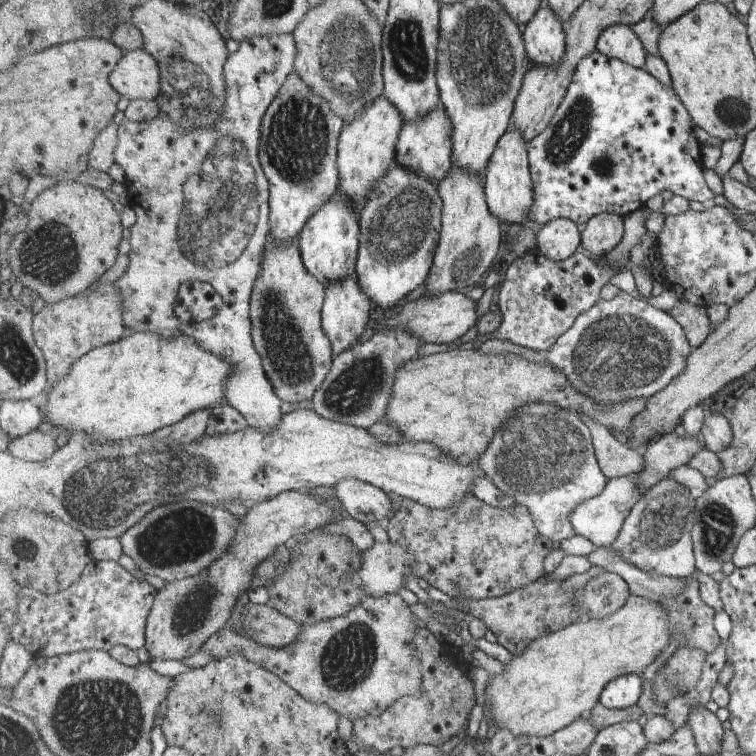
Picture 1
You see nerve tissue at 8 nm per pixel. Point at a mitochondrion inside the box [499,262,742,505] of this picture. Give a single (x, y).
(620, 350)

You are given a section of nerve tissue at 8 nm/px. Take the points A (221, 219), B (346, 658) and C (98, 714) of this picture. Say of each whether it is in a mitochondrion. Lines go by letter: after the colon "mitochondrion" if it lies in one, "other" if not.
A: mitochondrion
B: mitochondrion
C: mitochondrion

